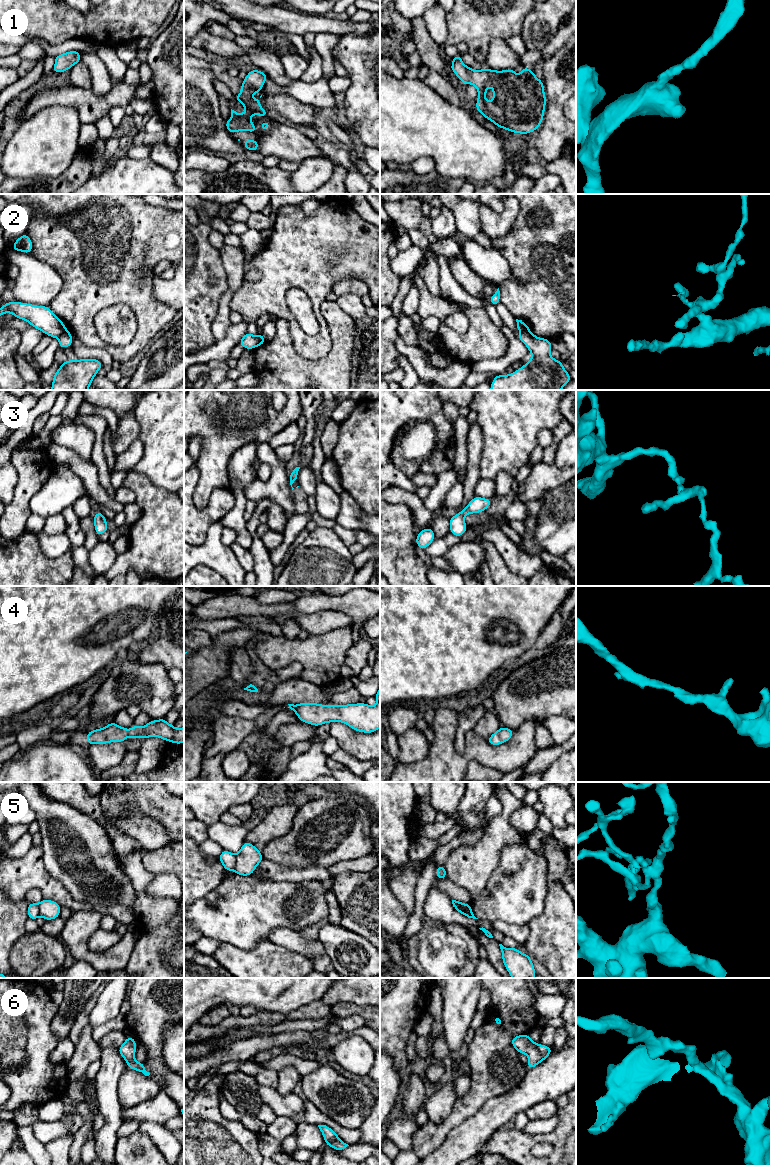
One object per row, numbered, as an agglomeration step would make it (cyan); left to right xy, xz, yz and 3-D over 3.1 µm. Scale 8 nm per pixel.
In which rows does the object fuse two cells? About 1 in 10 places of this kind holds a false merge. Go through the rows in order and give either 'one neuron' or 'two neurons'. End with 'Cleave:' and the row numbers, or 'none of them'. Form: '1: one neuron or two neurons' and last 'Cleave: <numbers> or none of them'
1: one neuron
2: two neurons
3: one neuron
4: one neuron
5: two neurons
6: one neuron
Cleave: 2, 5

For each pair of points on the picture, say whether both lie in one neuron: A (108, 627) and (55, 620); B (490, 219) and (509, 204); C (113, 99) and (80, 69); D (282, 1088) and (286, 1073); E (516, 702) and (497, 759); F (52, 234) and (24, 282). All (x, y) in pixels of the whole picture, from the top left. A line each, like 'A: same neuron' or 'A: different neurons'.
A: same neuron
B: same neuron
C: different neurons
D: same neuron
E: different neurons
F: different neurons

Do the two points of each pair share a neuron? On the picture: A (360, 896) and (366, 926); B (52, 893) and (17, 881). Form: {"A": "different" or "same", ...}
{"A": "same", "B": "same"}

